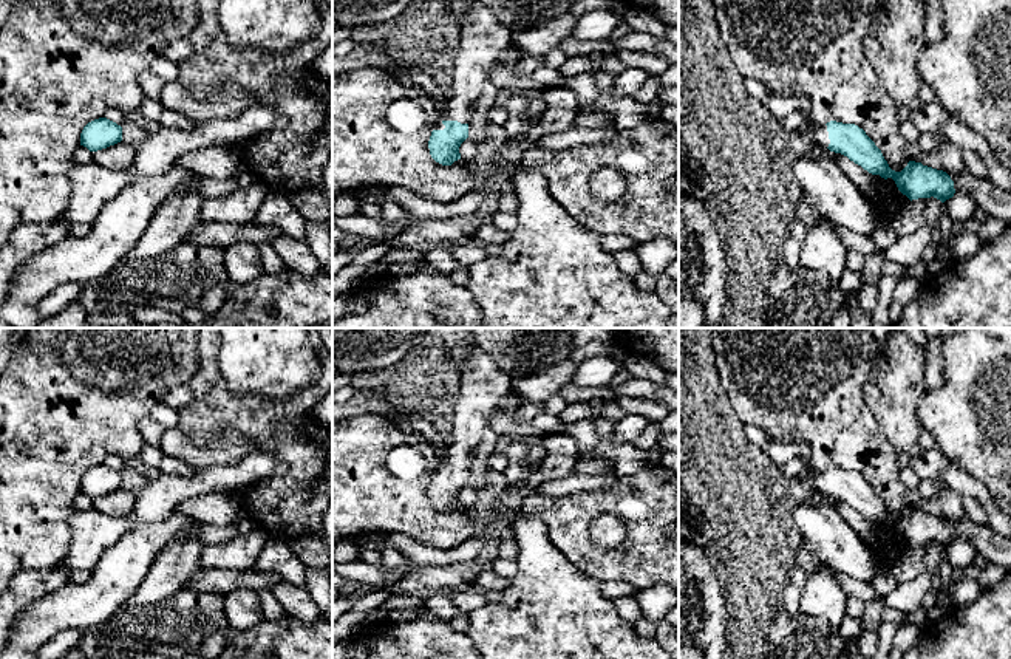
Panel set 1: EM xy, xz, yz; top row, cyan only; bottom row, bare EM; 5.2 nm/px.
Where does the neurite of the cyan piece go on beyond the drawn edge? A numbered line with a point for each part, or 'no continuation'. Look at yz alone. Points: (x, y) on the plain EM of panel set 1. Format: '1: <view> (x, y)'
1: yz (818, 481)

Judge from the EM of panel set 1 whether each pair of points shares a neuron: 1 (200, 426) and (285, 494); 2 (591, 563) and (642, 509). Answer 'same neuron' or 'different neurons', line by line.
1: same neuron
2: same neuron

